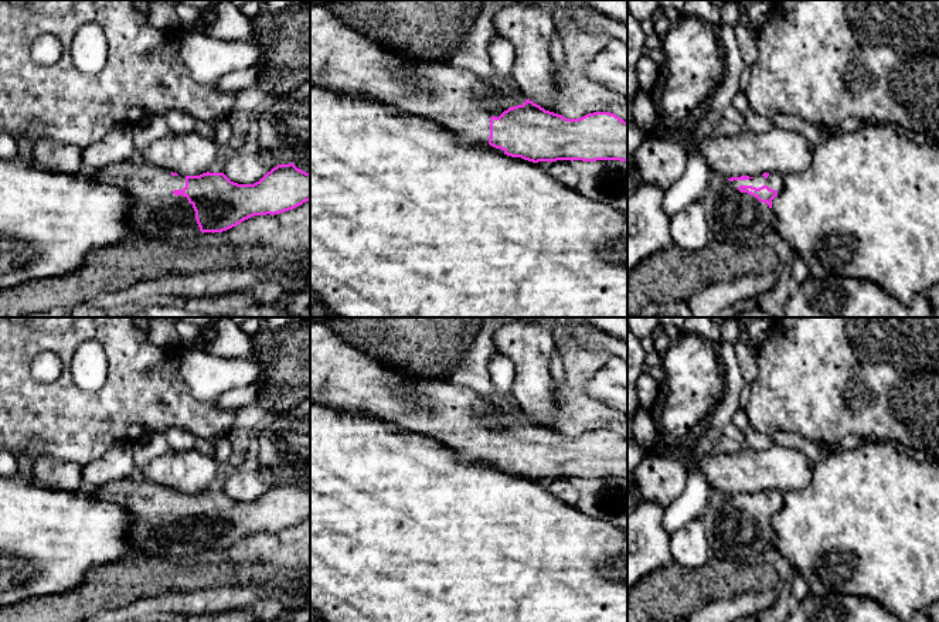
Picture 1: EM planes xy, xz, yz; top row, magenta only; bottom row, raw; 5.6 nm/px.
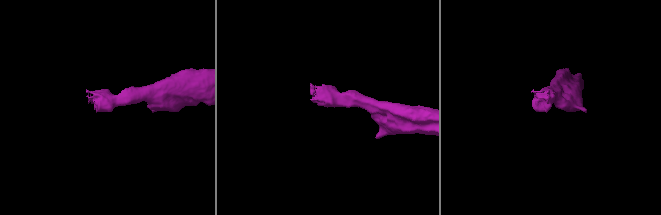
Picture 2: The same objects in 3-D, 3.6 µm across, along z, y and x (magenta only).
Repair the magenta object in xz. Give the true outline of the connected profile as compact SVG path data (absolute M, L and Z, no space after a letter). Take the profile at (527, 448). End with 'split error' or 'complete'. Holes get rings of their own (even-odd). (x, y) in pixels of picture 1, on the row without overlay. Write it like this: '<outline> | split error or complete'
M310 323L310 401L375 418L411 434L425 435L463 462L484 462L524 477L627 479L627 439L610 429L578 436L545 428L520 411L506 411L472 388L408 374L344 343L324 323Z | split error

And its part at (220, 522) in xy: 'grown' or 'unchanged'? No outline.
grown

